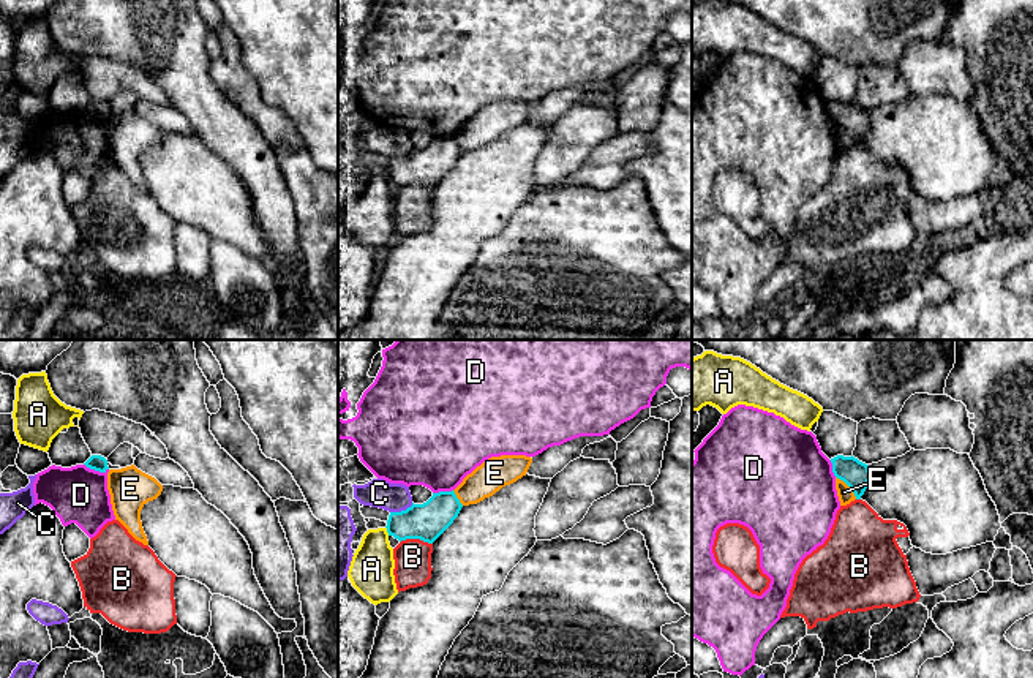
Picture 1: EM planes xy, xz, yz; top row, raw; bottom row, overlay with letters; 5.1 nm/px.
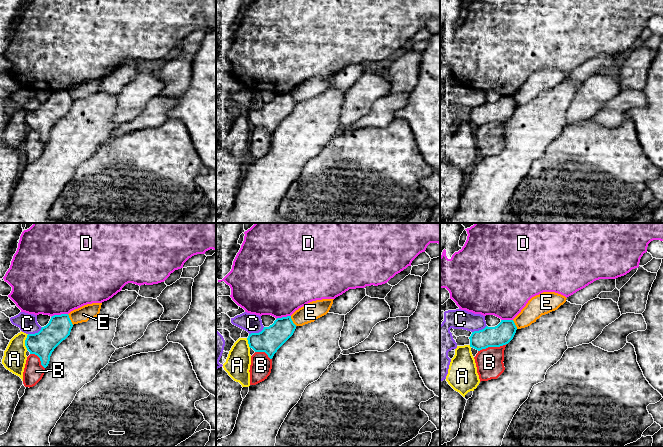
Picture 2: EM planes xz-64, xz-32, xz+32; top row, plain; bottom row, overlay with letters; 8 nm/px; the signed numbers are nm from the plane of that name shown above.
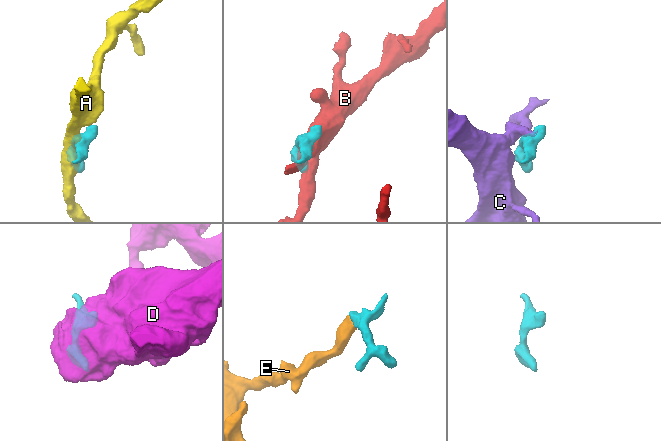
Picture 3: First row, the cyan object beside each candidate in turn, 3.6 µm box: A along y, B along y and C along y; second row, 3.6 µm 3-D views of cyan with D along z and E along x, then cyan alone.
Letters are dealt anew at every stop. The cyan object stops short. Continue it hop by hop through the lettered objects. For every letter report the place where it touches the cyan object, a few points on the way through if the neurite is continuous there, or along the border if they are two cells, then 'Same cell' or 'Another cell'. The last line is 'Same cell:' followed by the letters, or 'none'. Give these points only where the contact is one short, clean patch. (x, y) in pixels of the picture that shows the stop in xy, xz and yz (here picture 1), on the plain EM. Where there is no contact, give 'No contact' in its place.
A: Touches cyan at xz (387, 177). Boundary: xz (386, 173), (389, 180). Another cell
B: Touches cyan at xz (416, 184). Another cell
C: Touches cyan at xz (401, 157). Boundary: xz (413, 149), (405, 155), (390, 158). Another cell
D: Touches cyan at xy (97, 116). Boundary: xy (84, 109), (93, 116), (108, 116). Another cell
E: Touches cyan at yz (848, 131). Boundary: yz (836, 122), (856, 144). Another cell
Same cell: none

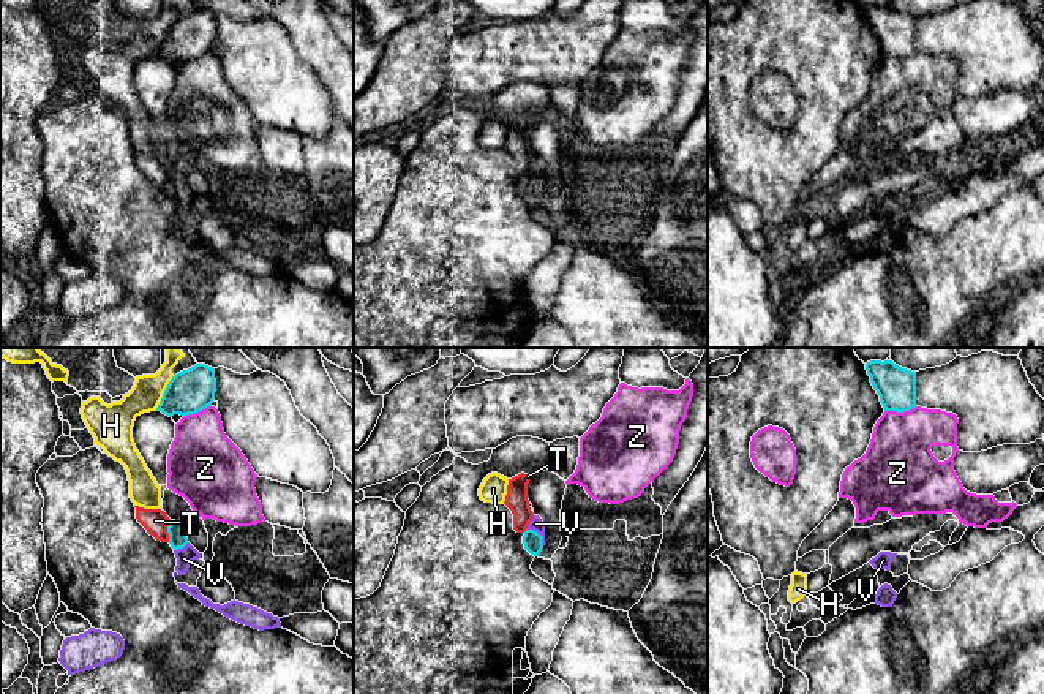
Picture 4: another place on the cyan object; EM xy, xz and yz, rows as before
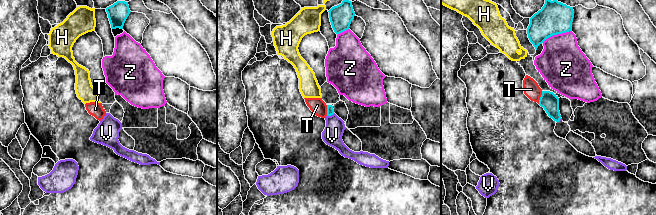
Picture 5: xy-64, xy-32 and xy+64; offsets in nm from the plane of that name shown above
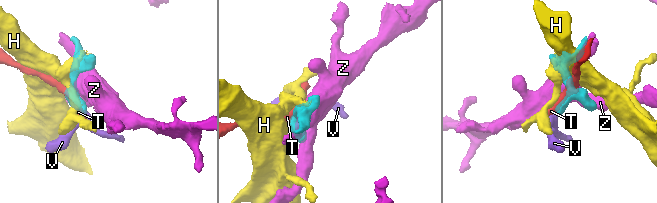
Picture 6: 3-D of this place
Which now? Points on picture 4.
H: Touches cyan at xy (165, 38). Boundary: xy (172, 21), (155, 56). Another cell
T: Touches cyan at xy (168, 176). Another cell
V: Touches cyan at xz (537, 179). Path across: xz (533, 187), (537, 179), (536, 169). Same cell
Z: Touches cyan at yz (899, 57). Another cell
Same cell: V

